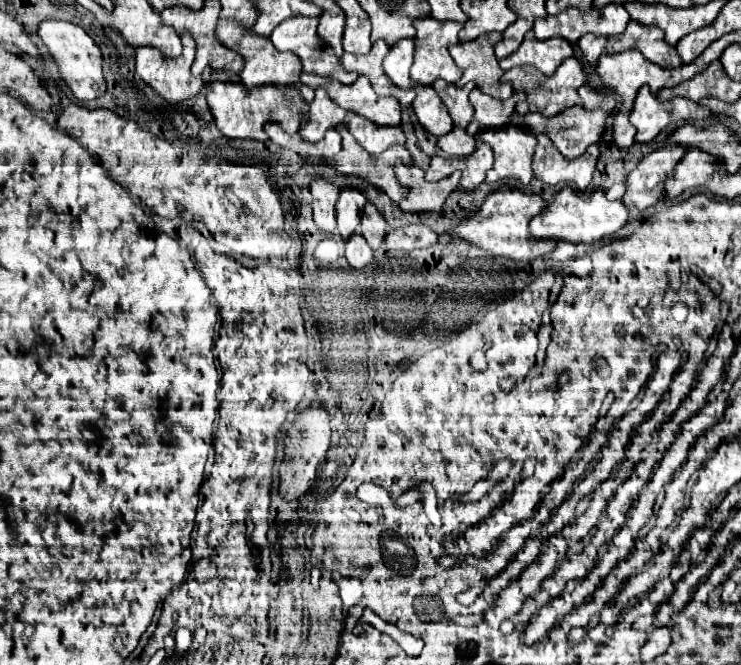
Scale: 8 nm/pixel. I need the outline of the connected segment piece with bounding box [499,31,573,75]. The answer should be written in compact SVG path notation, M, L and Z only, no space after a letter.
M529 31L521 47L513 55L501 59L499 65L503 67L503 71L519 65L533 65L545 75L553 75L555 67L559 67L559 63L571 55L573 55L573 47L565 39L537 41L535 35Z

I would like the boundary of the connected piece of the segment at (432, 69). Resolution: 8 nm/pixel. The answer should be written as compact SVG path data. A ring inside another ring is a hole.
M431 17L415 21L415 29L417 29L417 35L415 35L415 61L413 61L413 67L411 67L411 79L415 83L431 85L435 79L445 79L449 83L455 83L461 77L459 67L455 65L455 61L451 59L451 55L447 51L449 45L457 43L459 27L463 27L463 25L455 23L455 21L439 23L437 19L431 19Z

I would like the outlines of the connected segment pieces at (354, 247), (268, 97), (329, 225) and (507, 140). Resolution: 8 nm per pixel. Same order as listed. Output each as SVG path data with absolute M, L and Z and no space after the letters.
M353 233L347 241L345 257L353 269L365 269L373 261L373 249L367 245L363 235Z
M211 83L207 87L207 103L217 123L217 129L231 139L257 139L265 141L263 127L271 123L283 125L283 131L289 135L297 133L301 127L301 117L307 115L309 105L299 99L299 95L279 95L275 87L263 87L259 91L243 91L239 83Z
M315 179L311 181L311 195L313 195L313 221L321 231L333 233L335 223L335 205L339 199L339 189L327 181Z
M505 127L483 131L481 139L491 145L495 153L495 165L487 171L487 183L515 179L527 185L533 177L531 161L537 139L521 127Z

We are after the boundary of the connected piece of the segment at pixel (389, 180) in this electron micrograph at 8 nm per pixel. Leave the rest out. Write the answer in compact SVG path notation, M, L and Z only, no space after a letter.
M339 127L337 131L343 137L343 149L335 163L335 169L343 175L357 175L365 179L373 187L387 193L393 203L399 203L405 195L405 189L395 179L393 167L397 161L411 161L409 151L401 145L401 147L389 147L391 149L389 153L383 151L371 157L367 155L367 151L363 151L363 147L359 147L355 139L351 139L347 127Z

